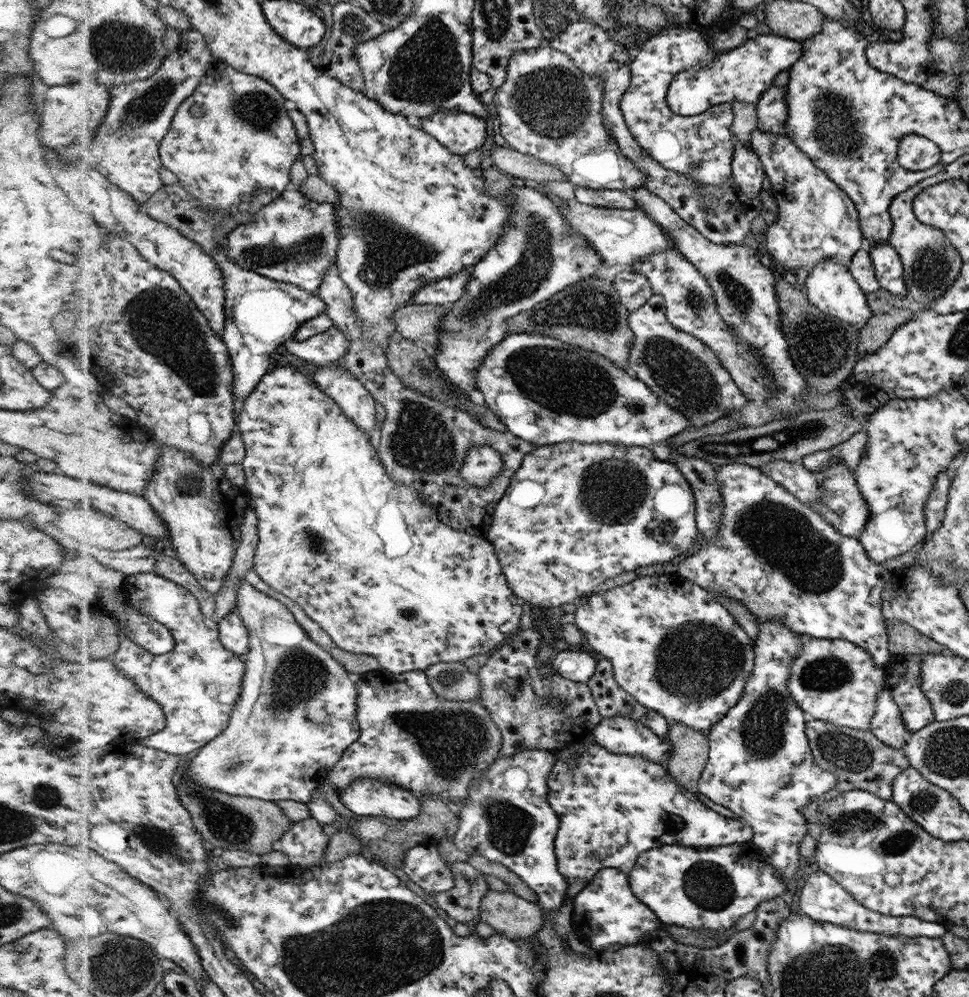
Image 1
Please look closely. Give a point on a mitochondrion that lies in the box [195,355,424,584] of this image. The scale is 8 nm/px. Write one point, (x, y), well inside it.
(312, 542)

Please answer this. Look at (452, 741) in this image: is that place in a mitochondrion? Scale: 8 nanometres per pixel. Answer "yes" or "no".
yes

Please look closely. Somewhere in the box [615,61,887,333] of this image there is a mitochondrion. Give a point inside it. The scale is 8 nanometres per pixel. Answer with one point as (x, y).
(838, 134)

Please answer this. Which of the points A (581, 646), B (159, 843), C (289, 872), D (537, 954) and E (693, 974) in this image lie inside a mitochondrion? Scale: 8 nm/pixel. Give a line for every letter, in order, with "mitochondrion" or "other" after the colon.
A: other
B: mitochondrion
C: other
D: other
E: other

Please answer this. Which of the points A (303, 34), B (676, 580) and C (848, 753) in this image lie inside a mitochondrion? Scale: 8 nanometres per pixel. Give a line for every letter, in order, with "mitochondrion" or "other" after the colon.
A: other
B: other
C: mitochondrion

